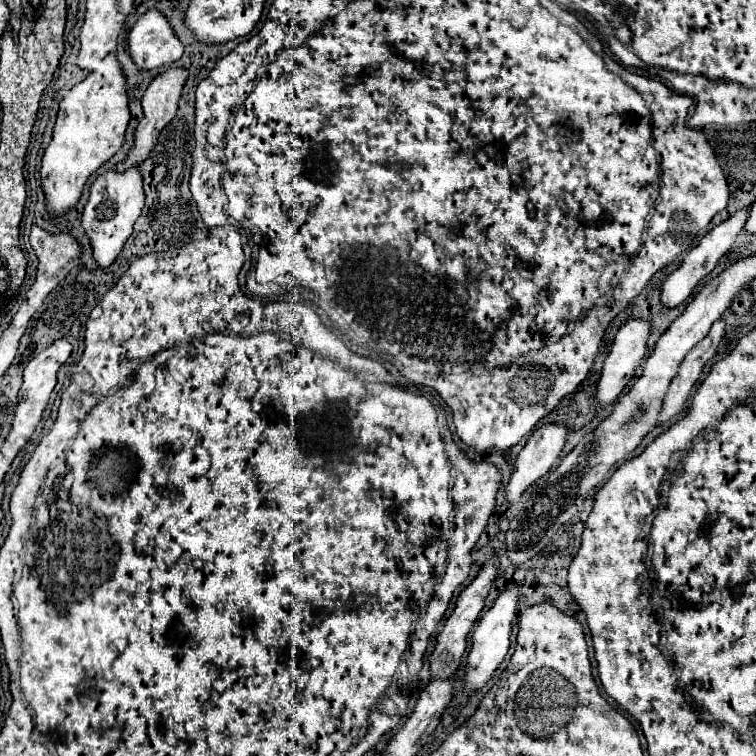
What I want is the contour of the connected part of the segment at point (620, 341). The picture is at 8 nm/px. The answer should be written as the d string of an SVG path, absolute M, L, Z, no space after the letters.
M641 319L627 321L617 331L613 347L603 363L603 371L597 381L595 391L597 405L605 407L623 393L627 383L633 379L637 365L645 359L649 333L651 333L649 323Z

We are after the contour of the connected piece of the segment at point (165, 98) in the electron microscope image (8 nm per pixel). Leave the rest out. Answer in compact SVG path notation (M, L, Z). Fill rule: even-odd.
M167 69L165 73L157 75L153 79L153 83L147 87L145 95L143 95L143 119L139 121L137 129L135 129L135 143L131 147L131 151L127 153L127 157L117 165L117 171L127 171L139 163L143 163L149 153L153 151L153 147L157 145L157 137L161 133L161 129L175 117L175 109L177 109L177 101L179 101L179 95L181 95L181 89L187 81L187 71L185 69Z

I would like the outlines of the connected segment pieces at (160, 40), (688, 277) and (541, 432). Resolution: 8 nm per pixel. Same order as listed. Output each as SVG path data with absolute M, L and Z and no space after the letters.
M147 11L129 33L129 55L141 71L153 71L175 63L183 45L159 11Z
M747 207L741 209L741 211L737 211L737 213L731 215L727 221L723 221L723 223L717 225L717 227L713 227L713 231L709 231L709 233L699 241L699 245L693 247L693 249L685 255L685 259L681 261L681 265L679 265L679 267L663 281L663 285L661 285L661 303L663 303L665 307L677 307L677 305L681 305L681 303L691 295L691 291L695 289L695 285L697 285L705 275L709 275L709 273L713 271L713 267L717 265L717 261L719 261L723 255L729 253L729 249L733 247L737 235L743 231L743 225L745 225L747 215L749 215L749 209L747 209Z
M551 423L543 425L529 437L527 445L521 449L515 461L515 471L505 485L507 503L517 503L521 495L549 469L559 457L563 445L567 441L567 427Z

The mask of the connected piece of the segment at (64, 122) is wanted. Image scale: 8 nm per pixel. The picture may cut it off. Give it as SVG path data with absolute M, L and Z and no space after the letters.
M113 51L101 59L95 71L89 71L87 77L77 83L59 103L53 139L43 151L39 169L45 207L51 217L65 215L71 207L75 207L87 179L121 149L129 119L125 77Z

